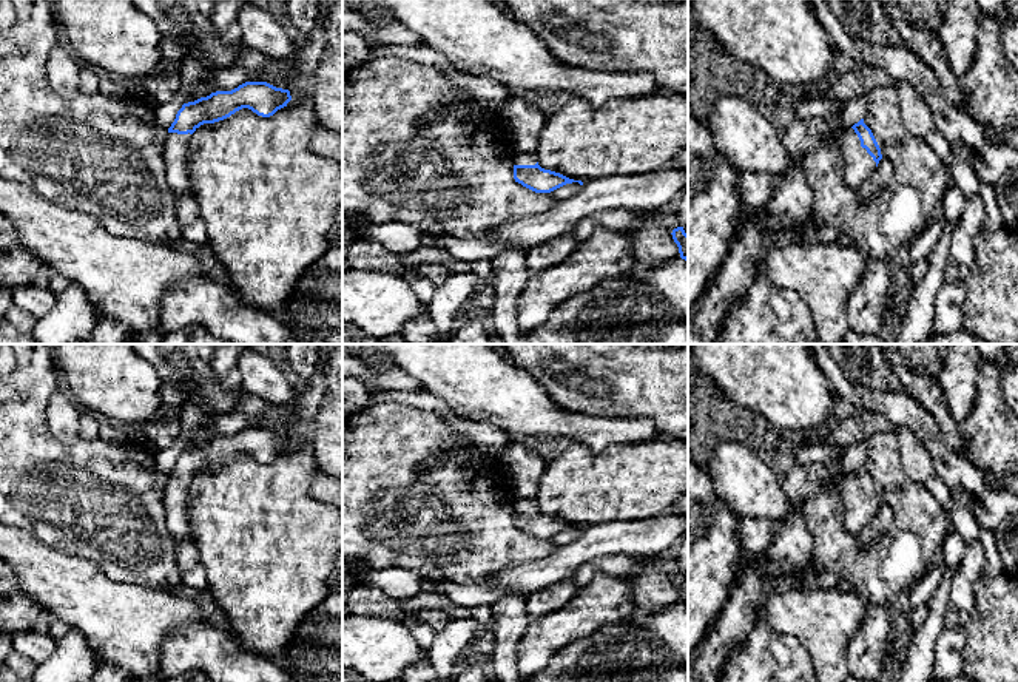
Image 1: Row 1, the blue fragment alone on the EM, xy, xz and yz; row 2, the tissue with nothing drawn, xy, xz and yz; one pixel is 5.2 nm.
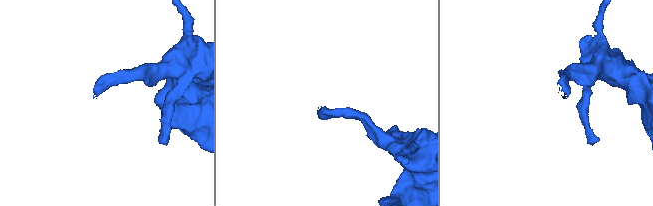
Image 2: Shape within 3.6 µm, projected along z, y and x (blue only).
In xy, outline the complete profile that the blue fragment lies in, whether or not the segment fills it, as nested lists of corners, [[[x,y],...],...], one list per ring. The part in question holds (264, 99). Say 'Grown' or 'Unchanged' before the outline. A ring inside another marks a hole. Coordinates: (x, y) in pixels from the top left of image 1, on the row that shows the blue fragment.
Grown. [[[245,82],[231,91],[216,91],[184,103],[165,139],[163,160],[170,187],[176,193],[193,198],[188,171],[190,139],[201,125],[224,120],[242,108],[270,117],[290,100],[288,89],[267,82]]]

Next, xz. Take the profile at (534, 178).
Grown. [[[514,151],[512,164],[515,182],[521,184],[523,187],[535,193],[551,193],[572,182],[578,182],[580,185],[583,185],[581,181],[574,181],[560,173],[541,168],[538,165],[538,156],[535,151],[532,153]]]

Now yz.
Grown. [[[864,119],[851,128],[844,127],[839,142],[844,159],[844,181],[848,187],[859,188],[864,181],[875,176],[882,159],[881,148]]]

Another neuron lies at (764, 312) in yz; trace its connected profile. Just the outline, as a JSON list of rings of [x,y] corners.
[[[764,262],[756,267],[750,289],[725,316],[714,344],[811,344],[817,341],[805,301],[791,289],[768,281]]]

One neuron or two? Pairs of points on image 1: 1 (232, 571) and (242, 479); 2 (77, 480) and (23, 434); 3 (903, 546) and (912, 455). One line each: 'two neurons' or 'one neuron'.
1: one neuron
2: one neuron
3: two neurons

